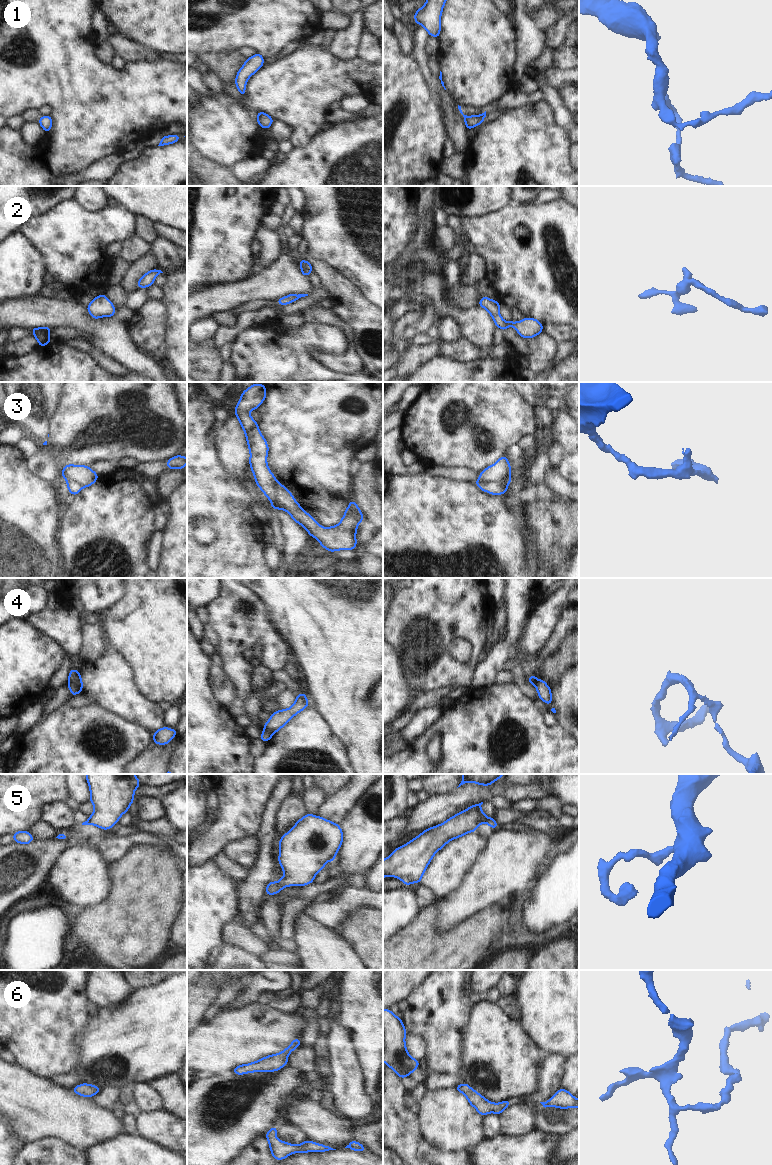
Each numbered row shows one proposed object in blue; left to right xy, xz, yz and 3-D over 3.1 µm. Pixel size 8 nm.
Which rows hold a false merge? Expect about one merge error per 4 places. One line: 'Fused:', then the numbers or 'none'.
Fused: 3, 4

